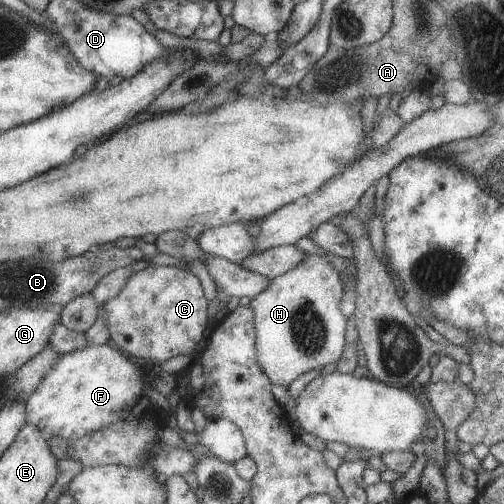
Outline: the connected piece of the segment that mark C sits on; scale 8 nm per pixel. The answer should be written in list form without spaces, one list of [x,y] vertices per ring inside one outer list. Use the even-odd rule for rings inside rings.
[[[152,265],[143,271],[133,272],[122,292],[107,300],[102,309],[105,310],[106,324],[112,340],[120,346],[120,350],[131,358],[140,358],[148,362],[166,362],[178,355],[196,355],[198,344],[204,338],[209,324],[208,301],[200,280],[190,271],[171,266]]]

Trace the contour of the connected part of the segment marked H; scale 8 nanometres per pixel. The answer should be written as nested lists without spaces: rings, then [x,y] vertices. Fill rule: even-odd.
[[[308,253],[294,268],[271,279],[266,290],[251,298],[251,307],[255,312],[257,334],[257,359],[263,373],[273,382],[285,389],[298,378],[298,375],[312,369],[324,368],[327,364],[338,362],[346,346],[346,318],[340,312],[339,302],[344,295],[343,282],[338,271],[328,261],[330,256]]]

